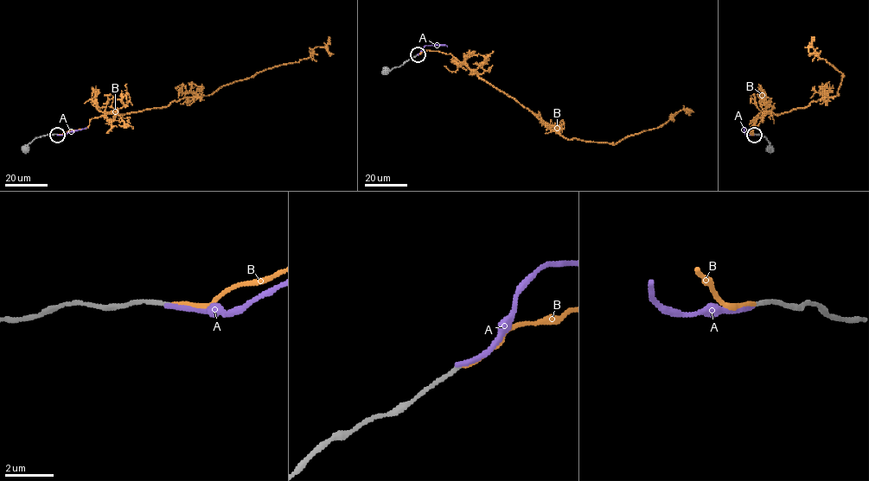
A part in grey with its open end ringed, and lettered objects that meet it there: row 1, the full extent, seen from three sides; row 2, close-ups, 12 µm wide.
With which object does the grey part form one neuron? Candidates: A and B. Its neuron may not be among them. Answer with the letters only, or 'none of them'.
B

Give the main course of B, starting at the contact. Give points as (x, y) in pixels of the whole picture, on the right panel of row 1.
B: (754, 134), (749, 131), (756, 117), (839, 95), (843, 75), (811, 47), (811, 53)

